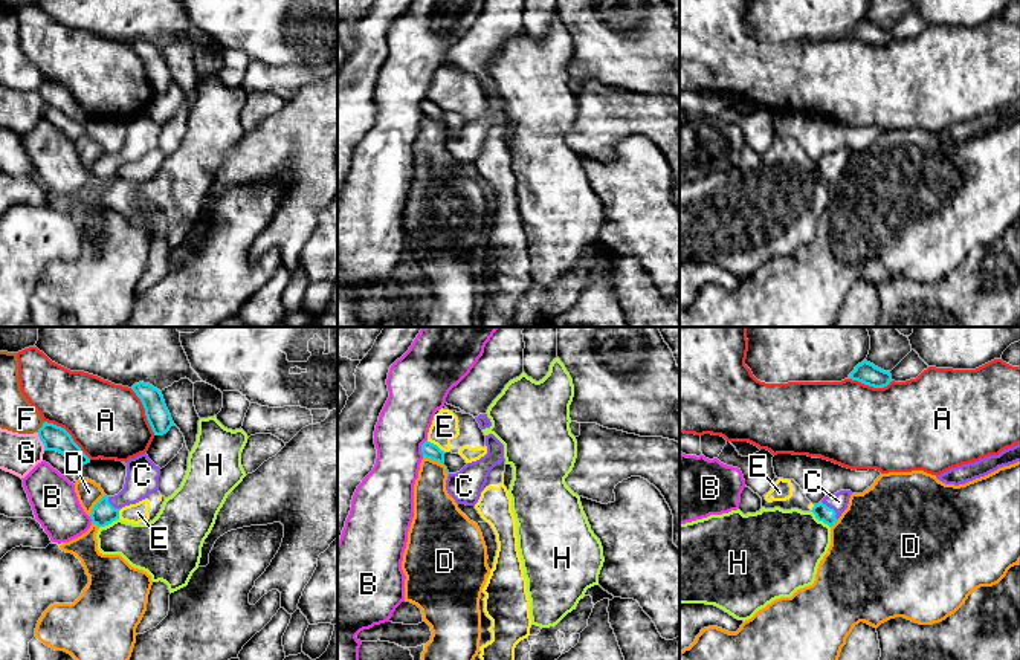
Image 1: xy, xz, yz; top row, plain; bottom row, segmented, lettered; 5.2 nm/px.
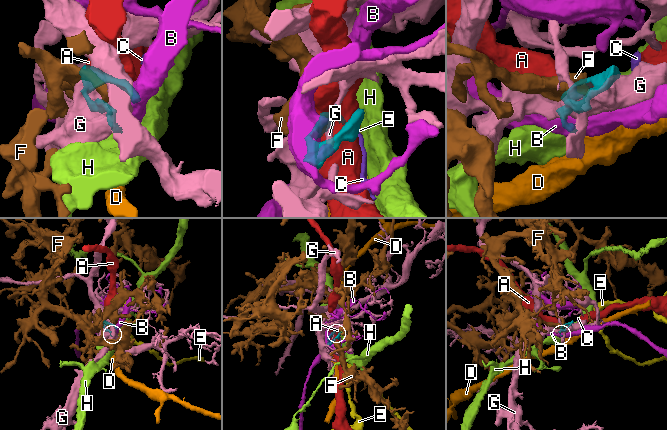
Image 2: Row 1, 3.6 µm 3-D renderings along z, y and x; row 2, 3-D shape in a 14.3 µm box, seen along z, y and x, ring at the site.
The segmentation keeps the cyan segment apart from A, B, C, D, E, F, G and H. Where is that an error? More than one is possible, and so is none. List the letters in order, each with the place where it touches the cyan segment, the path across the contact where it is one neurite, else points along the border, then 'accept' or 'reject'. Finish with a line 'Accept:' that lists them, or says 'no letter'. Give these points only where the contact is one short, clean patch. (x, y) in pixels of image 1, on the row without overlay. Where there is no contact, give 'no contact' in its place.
A: xy (69, 92) | reject
B: xz (422, 106) | reject
C: yz (832, 167) | across yz (822, 170), (832, 167), (839, 159) | accept
D: xy (95, 162) | along xy (104, 152), (89, 173) | reject
E: xz (435, 103) | along xz (426, 98), (445, 110) | reject
F: xy (41, 84) | reject
G: xy (41, 98) | reject
H: yz (820, 177) | along yz (811, 170), (829, 185) | reject
Accept: C

